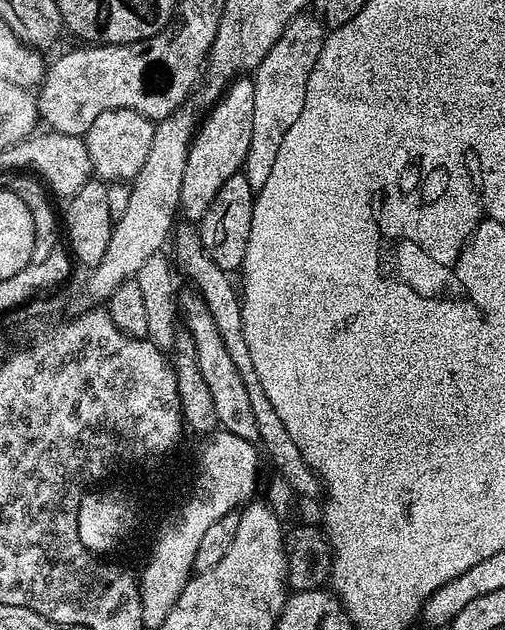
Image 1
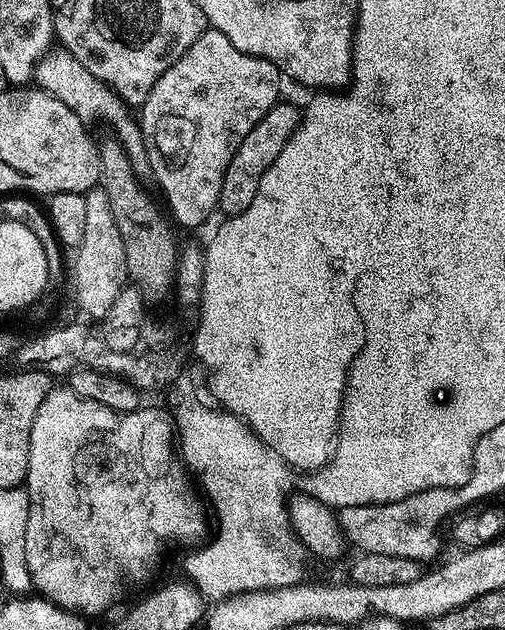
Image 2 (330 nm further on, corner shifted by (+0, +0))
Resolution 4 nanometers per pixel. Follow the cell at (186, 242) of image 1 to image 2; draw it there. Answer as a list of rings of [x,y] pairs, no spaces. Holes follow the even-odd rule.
[[[62,46],[53,47],[37,61],[34,84],[43,92],[58,98],[58,102],[66,102],[66,106],[70,106],[70,110],[74,110],[74,114],[83,120],[85,125],[93,126],[92,124],[100,123],[112,128],[117,142],[124,147],[123,155],[130,161],[131,167],[136,170],[148,168],[148,154],[144,151],[144,136],[140,132],[137,117],[133,113],[131,116],[128,113],[131,112],[129,105],[121,100],[120,95],[98,78],[94,78],[94,74],[90,74],[90,70],[86,70],[86,66],[82,66],[82,62],[74,58],[74,54],[70,54]]]

